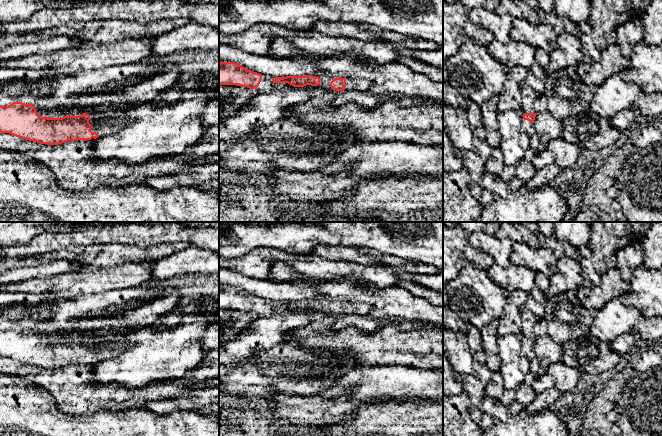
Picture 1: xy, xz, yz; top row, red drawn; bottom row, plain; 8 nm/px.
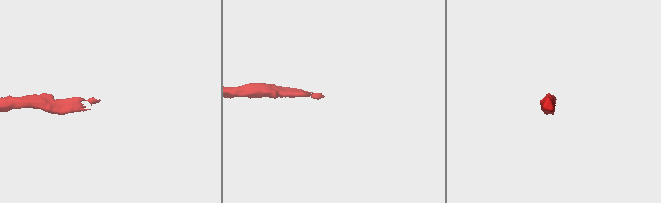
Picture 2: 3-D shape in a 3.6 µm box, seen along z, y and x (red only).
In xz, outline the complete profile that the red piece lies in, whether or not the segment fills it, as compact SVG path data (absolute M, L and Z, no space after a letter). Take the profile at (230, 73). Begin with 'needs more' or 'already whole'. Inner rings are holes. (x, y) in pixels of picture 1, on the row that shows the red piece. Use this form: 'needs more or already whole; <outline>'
needs more; M219 62L219 85L236 85L270 93L282 89L294 89L306 85L324 91L358 90L368 92L371 82L361 77L343 77L319 72L316 75L275 77L259 74L235 62Z

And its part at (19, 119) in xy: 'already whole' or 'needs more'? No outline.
needs more

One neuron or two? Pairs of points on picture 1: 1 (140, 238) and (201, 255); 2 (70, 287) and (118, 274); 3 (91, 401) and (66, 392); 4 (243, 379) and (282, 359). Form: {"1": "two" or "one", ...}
{"1": "two", "2": "one", "3": "one", "4": "one"}

